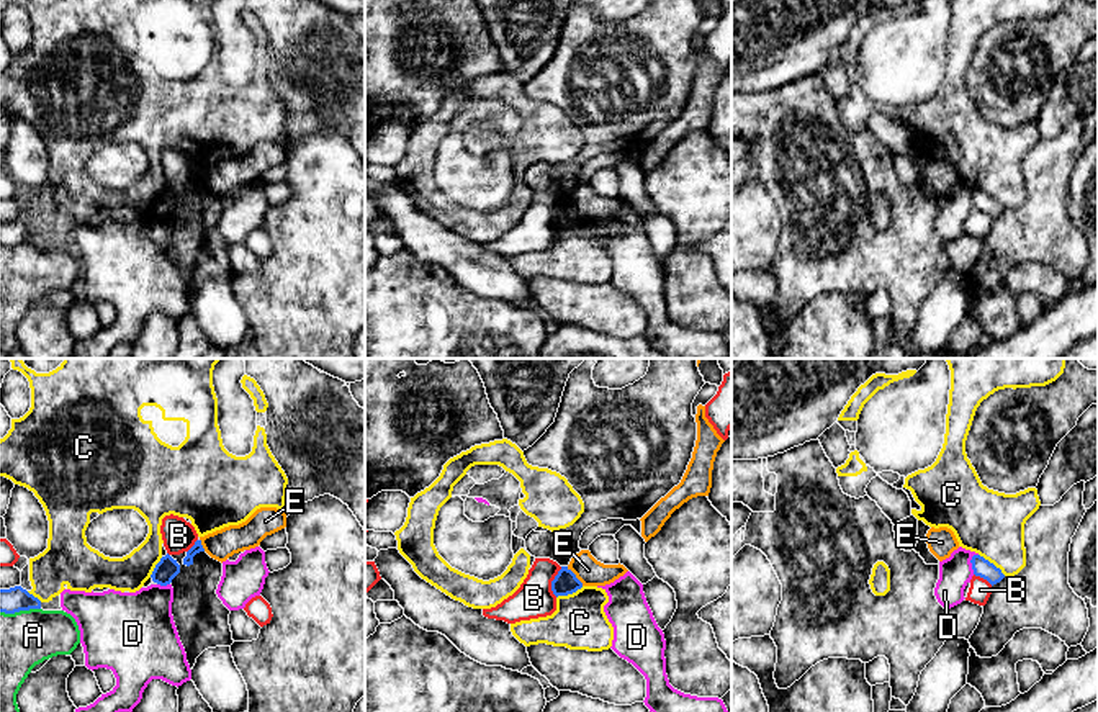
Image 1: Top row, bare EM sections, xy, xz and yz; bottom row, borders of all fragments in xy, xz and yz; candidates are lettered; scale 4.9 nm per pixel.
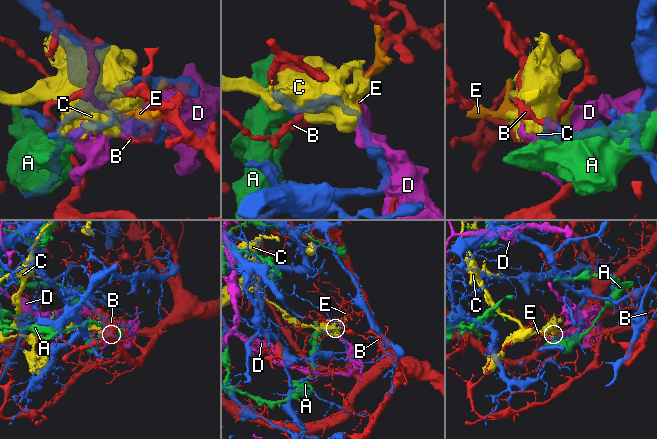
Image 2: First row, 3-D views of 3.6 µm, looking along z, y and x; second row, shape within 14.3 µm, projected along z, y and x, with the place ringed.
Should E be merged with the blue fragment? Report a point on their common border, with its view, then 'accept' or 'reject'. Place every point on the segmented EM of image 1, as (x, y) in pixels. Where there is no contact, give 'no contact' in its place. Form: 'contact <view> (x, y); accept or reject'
contact xz (575, 576); reject

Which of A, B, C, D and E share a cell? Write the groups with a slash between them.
A / B / C / D / E

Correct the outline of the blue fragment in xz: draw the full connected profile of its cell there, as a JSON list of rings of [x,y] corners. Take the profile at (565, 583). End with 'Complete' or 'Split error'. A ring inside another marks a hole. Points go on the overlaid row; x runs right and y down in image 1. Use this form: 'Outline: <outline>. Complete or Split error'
Outline: [[[561,566],[555,579],[551,581],[551,591],[558,596],[568,596],[583,588],[583,583],[576,578],[576,575],[568,568]]]. Complete

